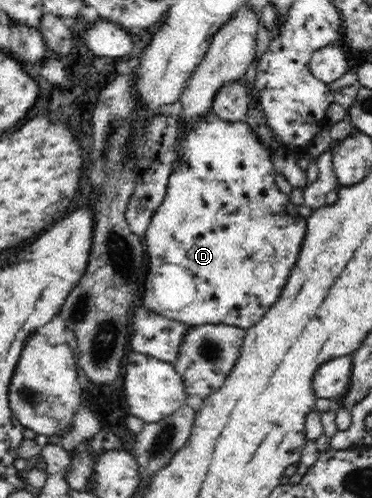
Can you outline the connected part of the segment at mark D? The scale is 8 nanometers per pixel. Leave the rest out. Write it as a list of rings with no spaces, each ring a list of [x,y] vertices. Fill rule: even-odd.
[[[215,112],[201,114],[188,128],[184,129],[178,142],[178,154],[174,168],[169,176],[169,184],[161,204],[151,216],[148,230],[142,235],[147,251],[147,263],[145,263],[144,283],[139,295],[138,304],[149,311],[154,311],[167,319],[178,321],[187,326],[198,326],[203,324],[225,324],[234,325],[244,330],[252,328],[259,323],[273,303],[279,299],[291,272],[297,265],[301,253],[301,245],[307,233],[307,220],[296,210],[287,194],[283,194],[273,179],[275,177],[275,166],[271,159],[272,149],[259,143],[257,135],[252,127],[244,121],[227,121]]]

